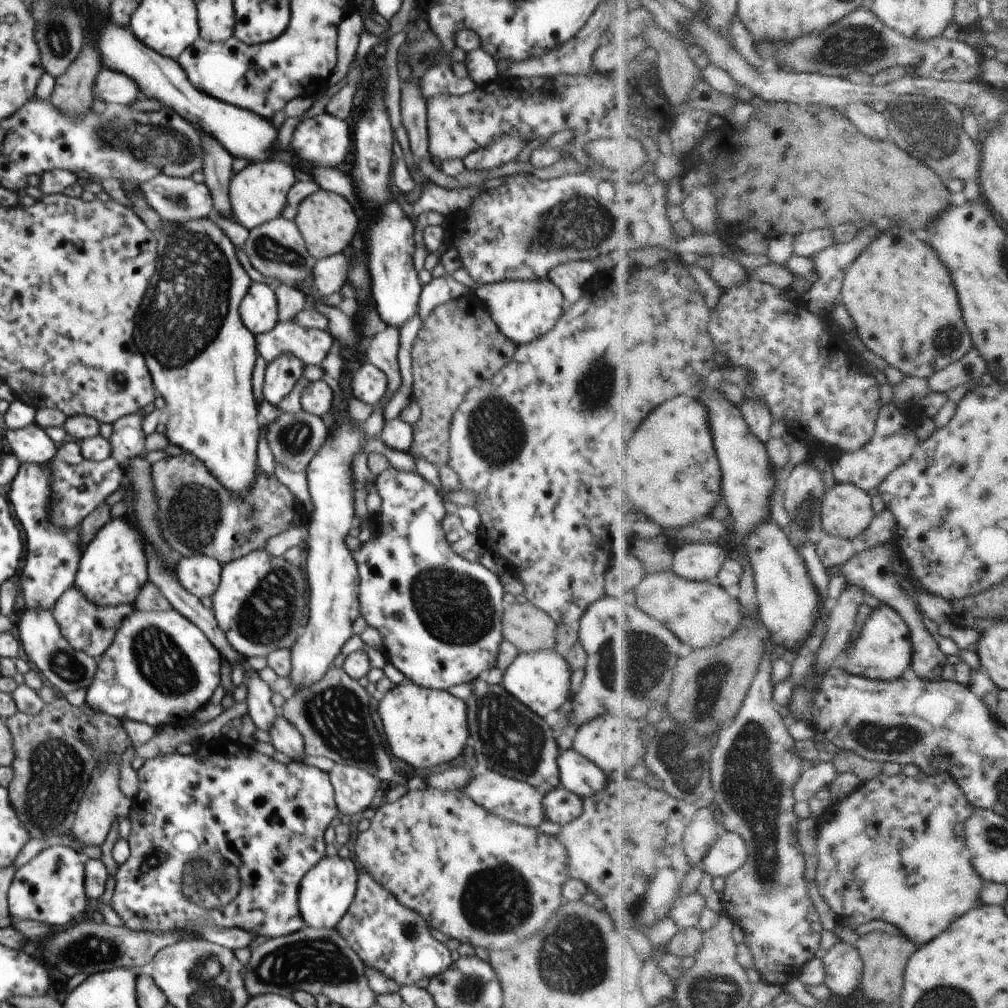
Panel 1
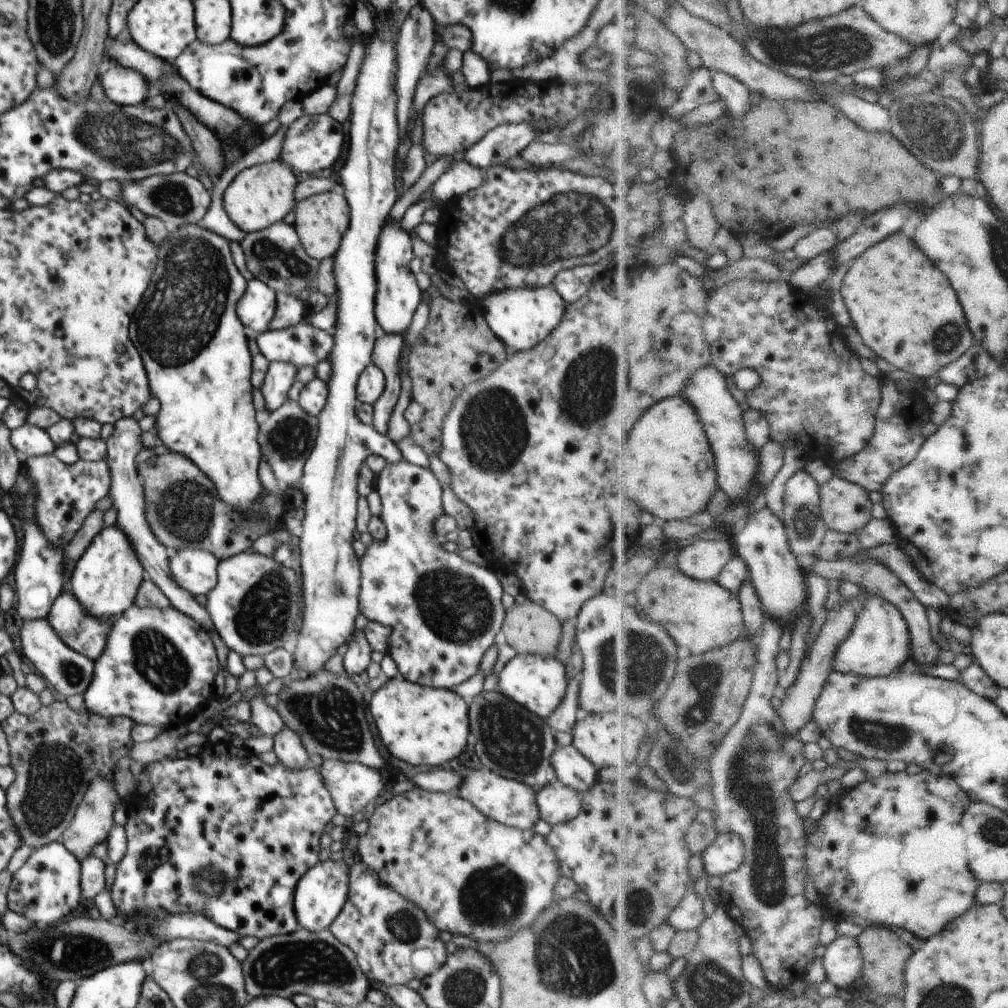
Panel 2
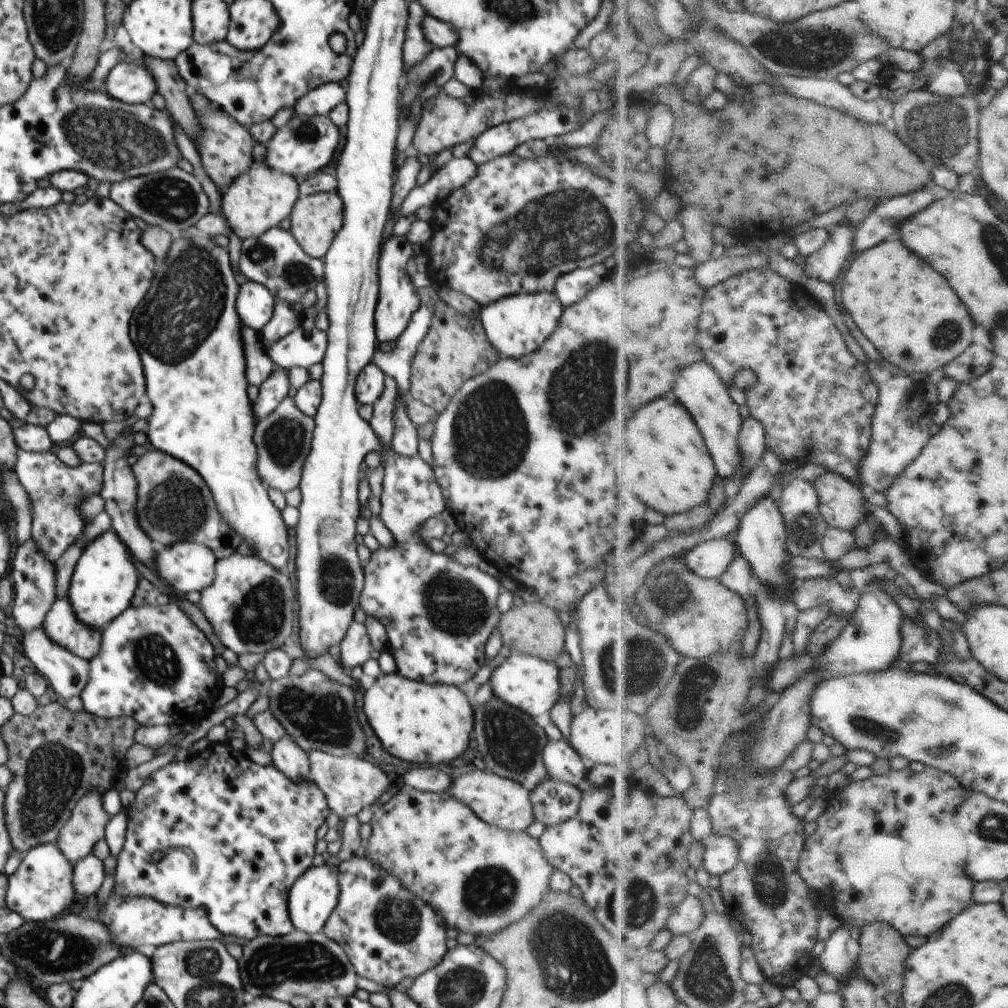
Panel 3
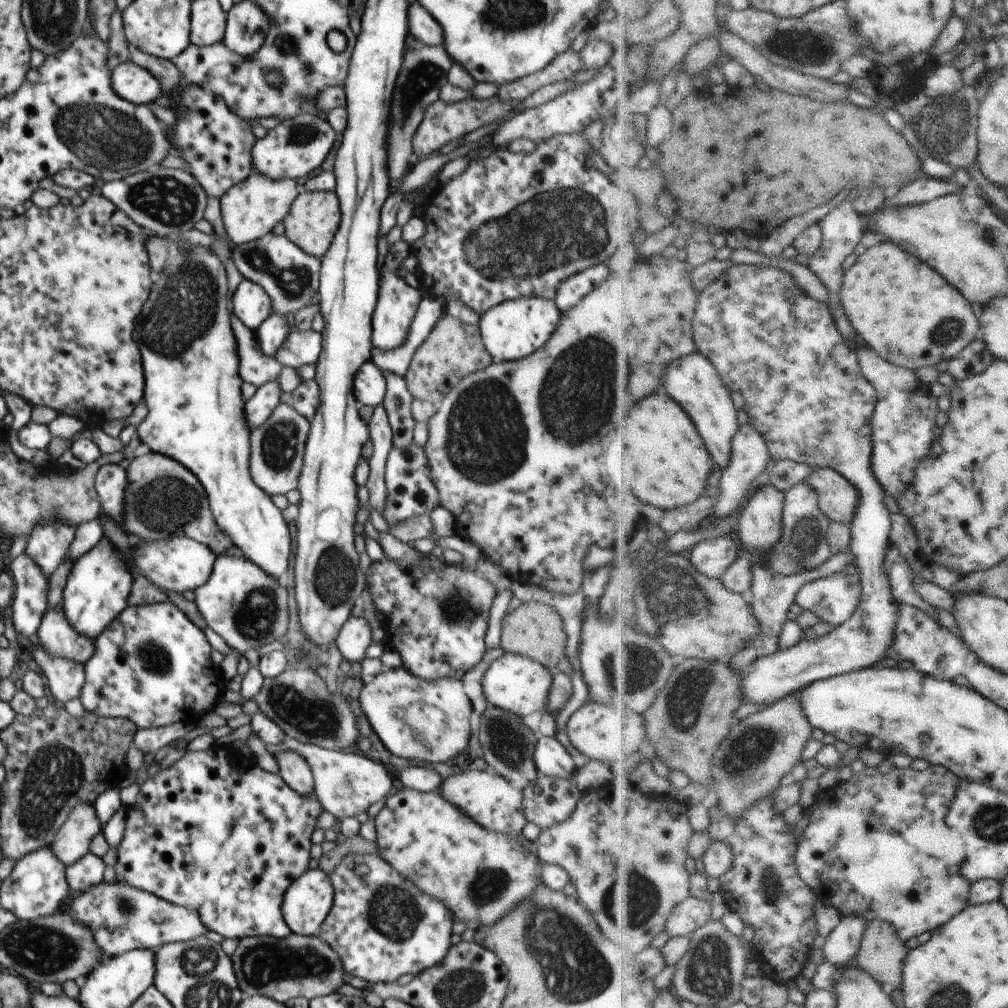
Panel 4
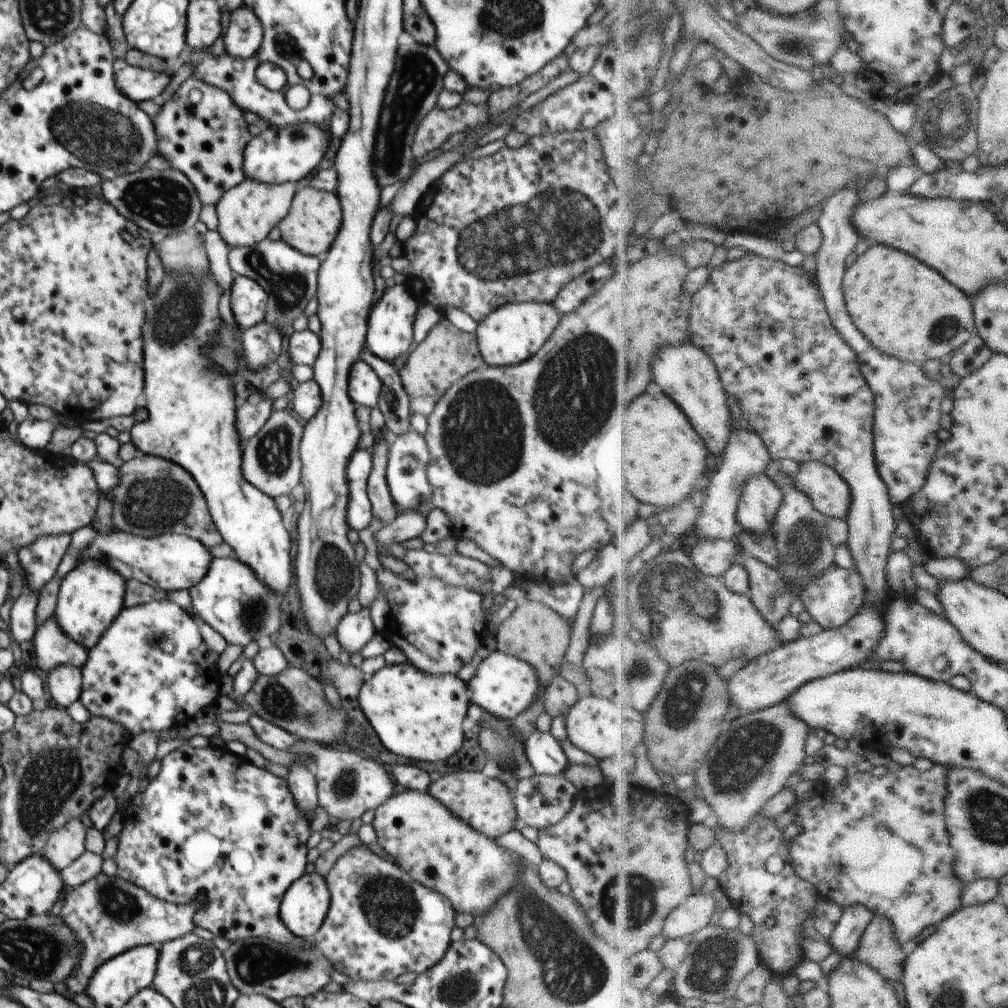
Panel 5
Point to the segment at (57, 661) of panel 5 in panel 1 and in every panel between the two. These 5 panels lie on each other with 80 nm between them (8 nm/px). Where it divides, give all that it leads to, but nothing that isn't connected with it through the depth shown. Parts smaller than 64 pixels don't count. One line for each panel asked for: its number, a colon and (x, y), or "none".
1: (89, 628)
2: (86, 634)
3: (61, 624)
4: (55, 635)

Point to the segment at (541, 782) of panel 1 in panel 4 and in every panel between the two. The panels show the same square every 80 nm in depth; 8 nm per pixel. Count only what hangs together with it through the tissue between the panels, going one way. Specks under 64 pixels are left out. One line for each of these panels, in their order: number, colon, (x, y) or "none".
2: (511, 741)
3: (511, 743)
4: (508, 744)

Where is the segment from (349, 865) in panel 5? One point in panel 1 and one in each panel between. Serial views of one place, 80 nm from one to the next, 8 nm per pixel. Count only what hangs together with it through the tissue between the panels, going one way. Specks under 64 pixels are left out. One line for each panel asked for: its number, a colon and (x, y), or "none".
1: (395, 940)
2: (394, 942)
3: (388, 933)
4: (382, 927)

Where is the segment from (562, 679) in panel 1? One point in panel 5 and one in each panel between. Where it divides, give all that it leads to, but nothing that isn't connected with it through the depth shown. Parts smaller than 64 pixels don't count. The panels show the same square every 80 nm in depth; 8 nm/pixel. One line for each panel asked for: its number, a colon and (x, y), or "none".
2: (537, 682)
3: (531, 684)
4: (516, 684)
5: (504, 686)

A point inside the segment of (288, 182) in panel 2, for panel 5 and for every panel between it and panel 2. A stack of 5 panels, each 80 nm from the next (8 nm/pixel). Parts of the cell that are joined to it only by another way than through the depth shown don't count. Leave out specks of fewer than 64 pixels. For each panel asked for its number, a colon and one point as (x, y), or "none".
3: (259, 199)
4: (251, 209)
5: (247, 213)

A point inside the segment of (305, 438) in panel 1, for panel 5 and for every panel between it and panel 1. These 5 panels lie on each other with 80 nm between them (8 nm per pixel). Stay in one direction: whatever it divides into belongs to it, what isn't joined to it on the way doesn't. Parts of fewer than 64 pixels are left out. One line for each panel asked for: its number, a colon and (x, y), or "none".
2: (287, 438)
3: (283, 438)
4: (276, 448)
5: (271, 463)

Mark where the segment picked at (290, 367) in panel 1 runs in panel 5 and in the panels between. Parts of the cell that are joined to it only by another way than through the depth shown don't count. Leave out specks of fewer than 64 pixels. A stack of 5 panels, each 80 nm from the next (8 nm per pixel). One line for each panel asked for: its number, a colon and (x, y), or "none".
2: (279, 377)
3: (275, 389)
4: (259, 408)
5: (252, 414)

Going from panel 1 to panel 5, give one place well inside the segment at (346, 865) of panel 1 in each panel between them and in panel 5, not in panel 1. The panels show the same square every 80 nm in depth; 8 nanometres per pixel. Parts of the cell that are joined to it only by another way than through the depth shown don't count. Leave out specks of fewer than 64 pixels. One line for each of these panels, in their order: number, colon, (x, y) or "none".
2: (321, 893)
3: (311, 899)
4: (308, 901)
5: (305, 905)

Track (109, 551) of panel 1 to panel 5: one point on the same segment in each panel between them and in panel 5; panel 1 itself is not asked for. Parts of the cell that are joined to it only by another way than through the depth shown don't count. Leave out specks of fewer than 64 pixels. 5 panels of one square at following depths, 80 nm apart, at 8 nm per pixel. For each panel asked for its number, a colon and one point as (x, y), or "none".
2: (106, 578)
3: (104, 580)
4: (96, 592)
5: (90, 597)

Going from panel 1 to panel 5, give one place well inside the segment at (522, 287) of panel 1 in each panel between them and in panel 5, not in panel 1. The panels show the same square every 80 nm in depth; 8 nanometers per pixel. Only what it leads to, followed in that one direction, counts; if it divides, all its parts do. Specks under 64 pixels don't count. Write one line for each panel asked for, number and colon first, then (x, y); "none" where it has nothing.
2: (521, 317)
3: (517, 325)
4: (512, 330)
5: (509, 335)

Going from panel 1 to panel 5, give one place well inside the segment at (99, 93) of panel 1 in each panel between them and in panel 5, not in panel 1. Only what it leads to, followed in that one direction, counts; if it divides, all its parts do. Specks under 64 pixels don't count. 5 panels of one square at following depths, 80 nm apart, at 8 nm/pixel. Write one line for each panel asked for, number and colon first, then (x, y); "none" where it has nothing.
2: (125, 87)
3: (127, 82)
4: (133, 83)
5: (140, 84)

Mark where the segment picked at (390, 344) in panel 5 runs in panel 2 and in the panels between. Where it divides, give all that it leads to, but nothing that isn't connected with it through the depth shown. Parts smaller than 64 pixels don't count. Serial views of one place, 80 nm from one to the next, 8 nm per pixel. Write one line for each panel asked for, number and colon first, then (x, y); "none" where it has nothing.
2: (398, 296)
3: (399, 299)
4: (398, 303)

